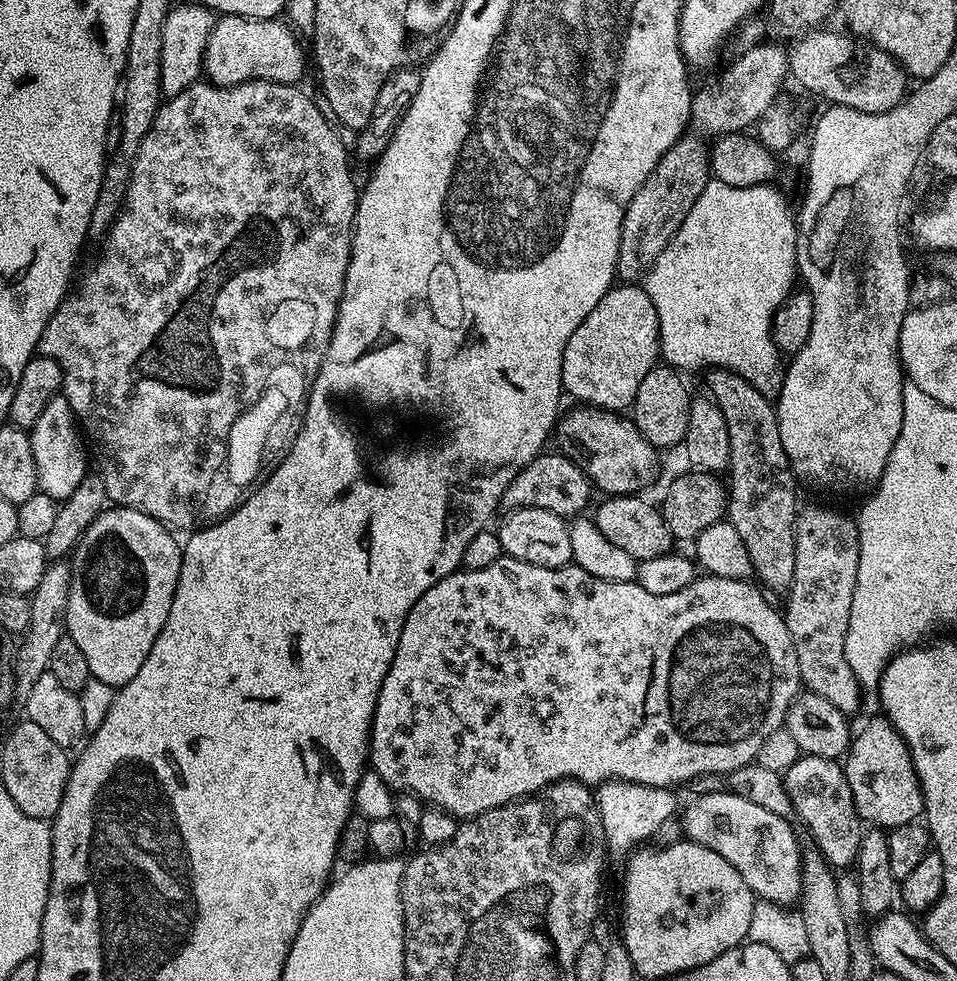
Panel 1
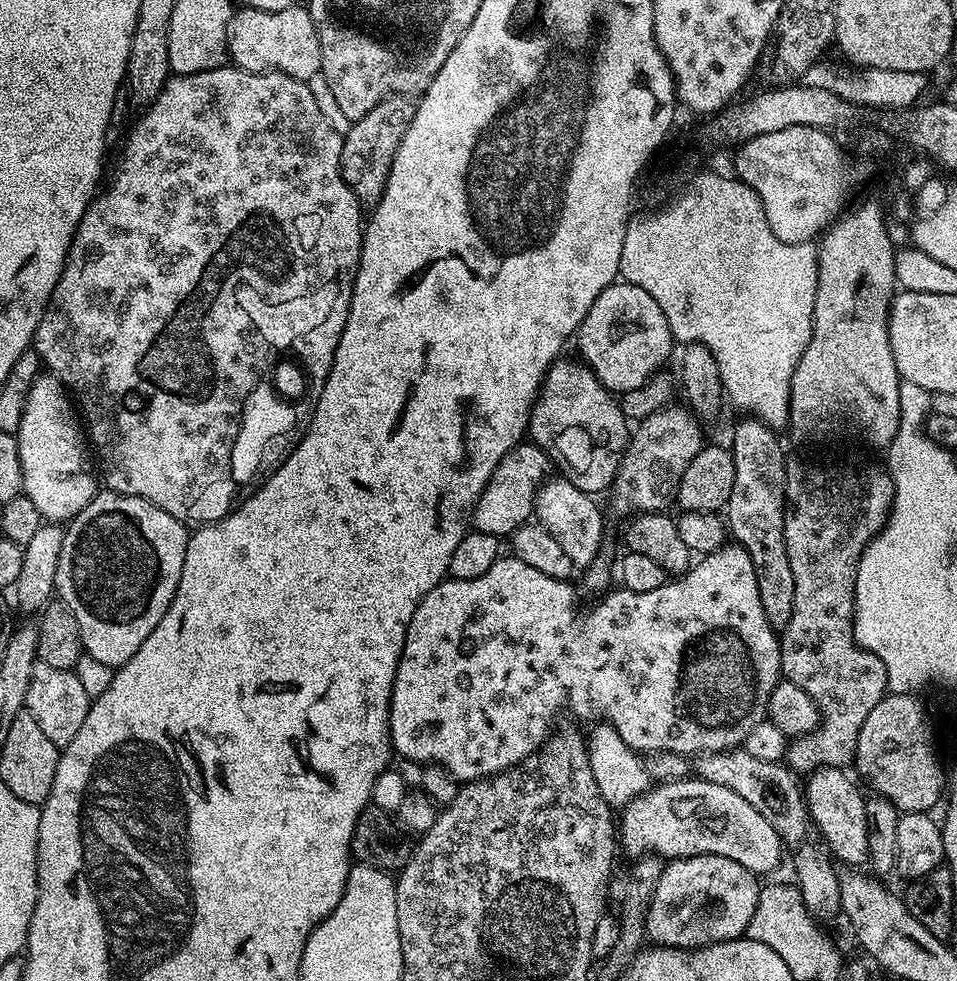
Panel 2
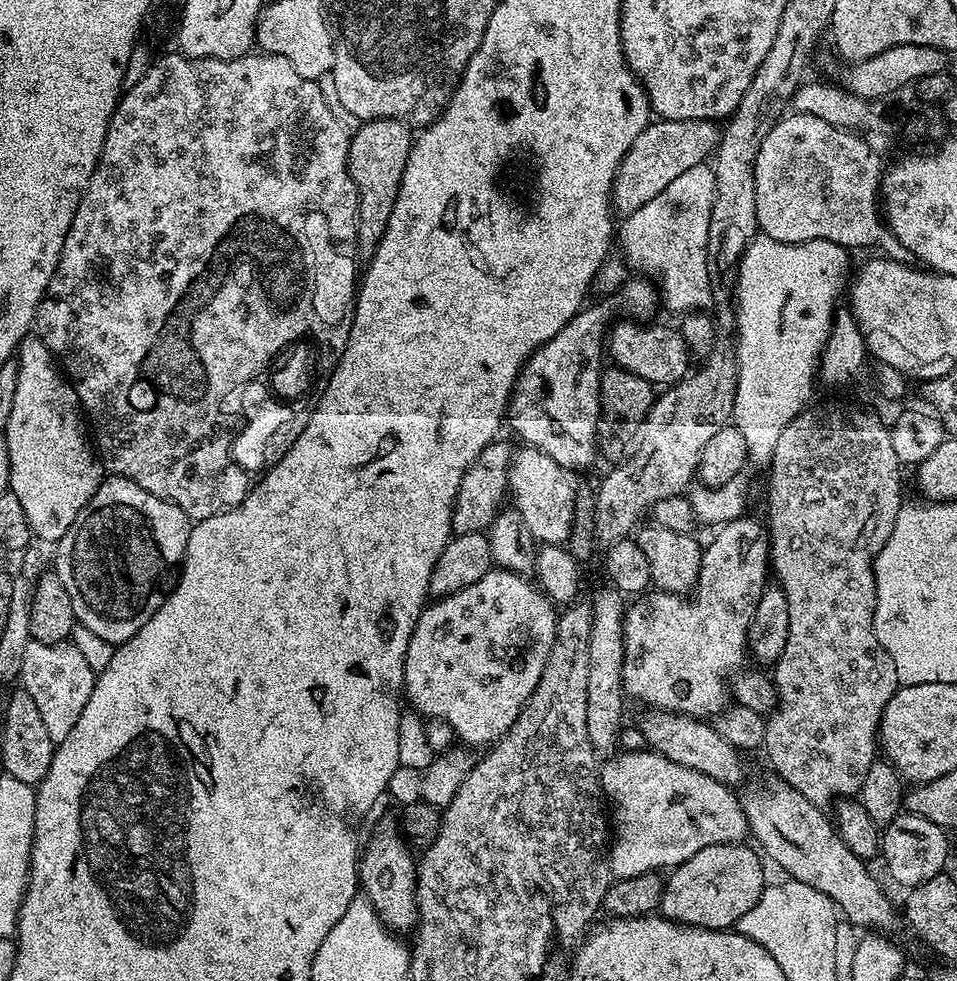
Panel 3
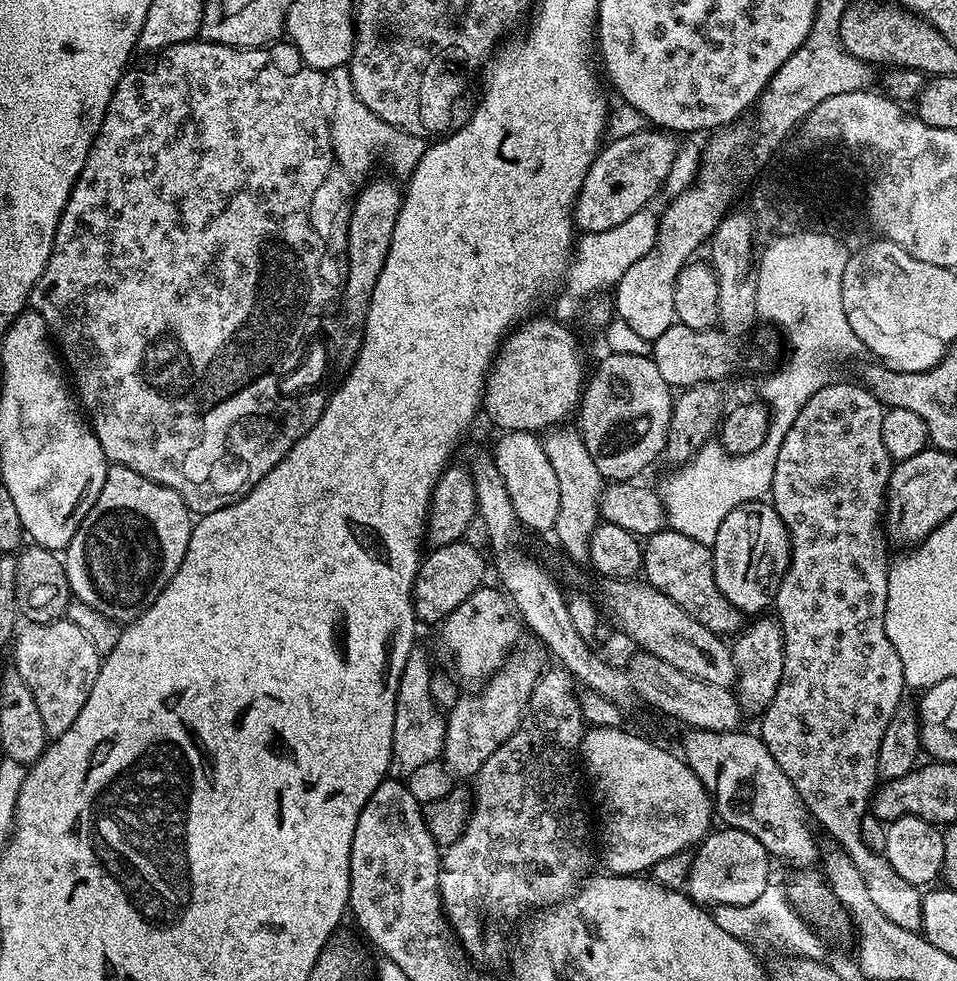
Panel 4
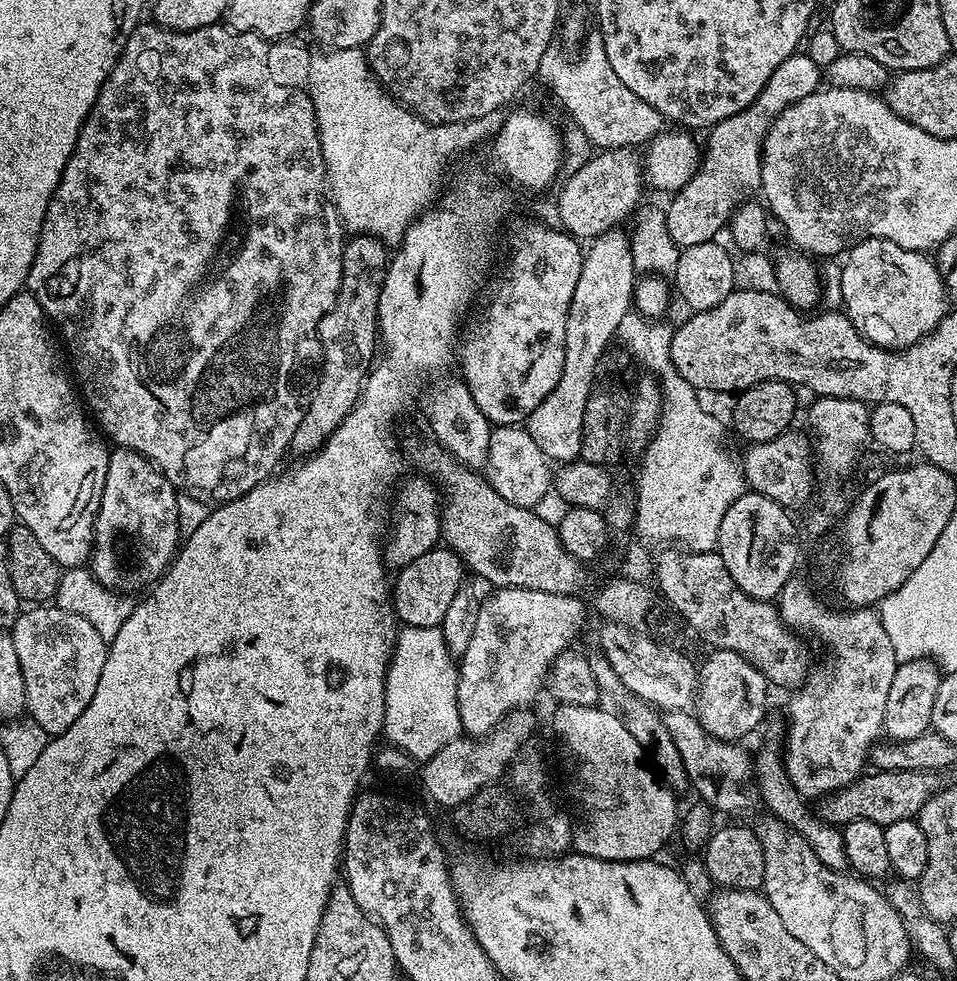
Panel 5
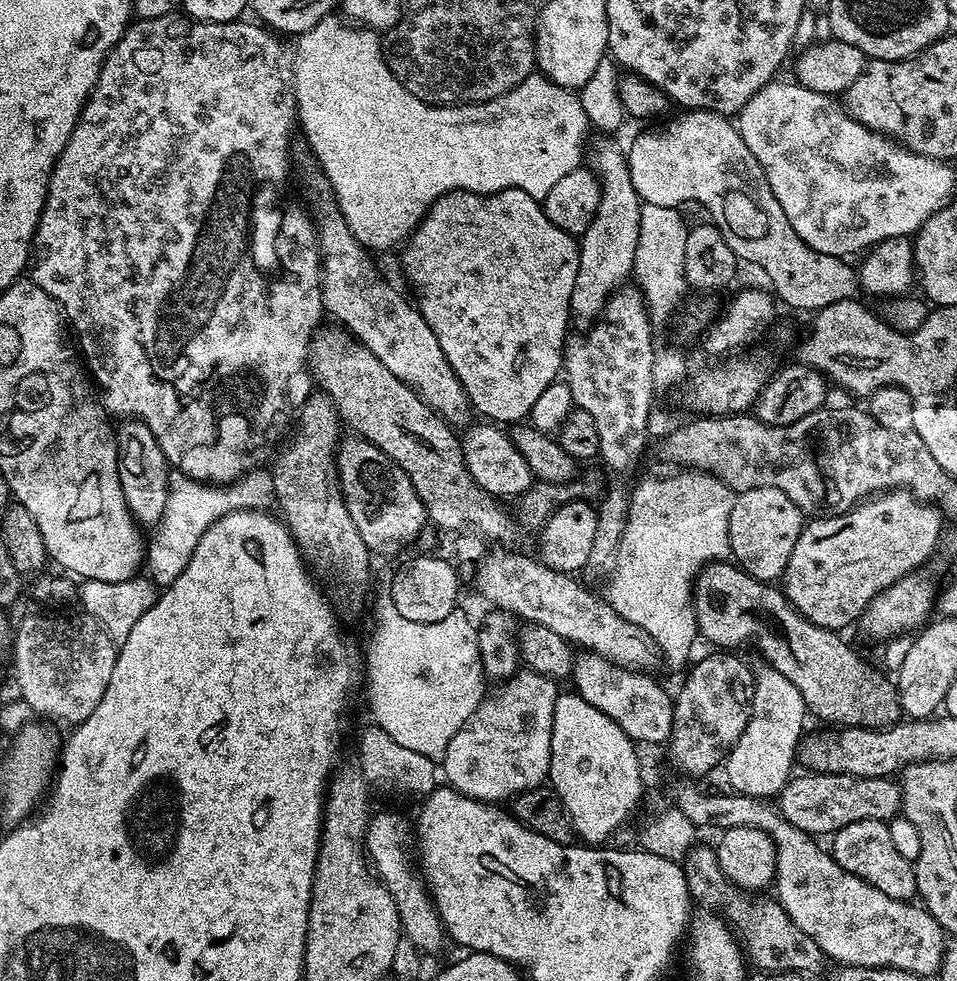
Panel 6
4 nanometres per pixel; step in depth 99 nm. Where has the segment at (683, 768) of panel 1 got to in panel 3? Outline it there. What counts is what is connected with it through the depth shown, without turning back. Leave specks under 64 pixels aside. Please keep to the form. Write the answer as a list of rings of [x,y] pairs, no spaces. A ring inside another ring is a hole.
[[[745,514],[737,520],[731,520],[728,524],[719,525],[716,537],[701,551],[700,554],[700,573],[696,579],[696,587],[691,593],[690,598],[676,596],[672,592],[662,592],[659,590],[649,591],[627,605],[624,613],[624,679],[622,681],[624,691],[629,697],[632,696],[640,704],[648,704],[649,709],[662,712],[682,712],[686,716],[695,718],[716,718],[725,711],[726,703],[730,696],[729,680],[730,677],[741,671],[745,667],[744,659],[749,659],[748,650],[748,627],[754,618],[754,610],[758,606],[758,598],[762,598],[765,588],[769,587],[768,572],[770,576],[770,541],[765,525],[756,520],[751,520],[751,515]],[[491,567],[478,582],[466,586],[449,596],[433,599],[416,619],[414,630],[410,634],[410,646],[406,646],[404,655],[404,691],[403,695],[410,703],[411,711],[427,718],[429,721],[440,719],[442,723],[449,724],[456,731],[456,736],[461,745],[471,746],[473,749],[487,749],[507,735],[514,726],[520,711],[524,709],[524,703],[534,694],[538,686],[538,680],[542,678],[542,670],[546,666],[546,658],[552,649],[552,642],[556,639],[557,609],[551,600],[540,591],[539,587],[529,577],[520,576],[517,572],[511,572],[505,568]]]

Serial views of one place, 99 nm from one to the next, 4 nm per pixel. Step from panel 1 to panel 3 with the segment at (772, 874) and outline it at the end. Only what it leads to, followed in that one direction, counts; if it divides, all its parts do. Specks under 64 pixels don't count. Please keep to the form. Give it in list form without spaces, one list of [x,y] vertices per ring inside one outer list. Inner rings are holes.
[[[643,750],[637,752],[619,751],[615,756],[609,757],[608,761],[599,765],[600,770],[600,789],[605,797],[610,801],[610,851],[608,854],[608,865],[612,867],[612,875],[616,880],[624,880],[634,878],[636,875],[644,875],[647,872],[659,873],[662,868],[671,870],[679,866],[682,862],[686,862],[690,858],[694,858],[694,854],[698,854],[698,850],[706,850],[706,846],[714,846],[715,844],[738,844],[741,843],[749,835],[748,819],[740,805],[740,799],[729,785],[718,782],[714,778],[710,778],[706,774],[702,774],[698,770],[690,770],[686,766],[678,766],[678,762],[670,762],[670,758],[666,758],[662,754],[651,750]]]

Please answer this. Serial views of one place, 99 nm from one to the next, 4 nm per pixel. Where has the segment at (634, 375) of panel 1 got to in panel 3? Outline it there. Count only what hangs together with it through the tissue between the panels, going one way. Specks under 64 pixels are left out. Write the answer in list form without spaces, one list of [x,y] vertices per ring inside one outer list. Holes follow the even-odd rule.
[[[631,318],[621,321],[621,324],[613,323],[606,336],[606,352],[615,367],[638,374],[638,378],[653,386],[671,386],[689,375],[690,349],[675,327],[652,324],[656,322],[637,322]]]

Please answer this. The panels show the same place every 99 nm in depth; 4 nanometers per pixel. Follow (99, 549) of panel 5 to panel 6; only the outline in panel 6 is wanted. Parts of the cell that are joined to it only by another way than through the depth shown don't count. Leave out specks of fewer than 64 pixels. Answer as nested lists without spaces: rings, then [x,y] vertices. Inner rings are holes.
[[[125,419],[124,424],[115,429],[116,453],[118,454],[118,478],[122,486],[122,494],[126,498],[126,506],[132,511],[137,525],[156,526],[162,518],[166,507],[170,465],[162,454],[162,446],[158,446],[158,438],[150,434],[150,430],[142,421]]]

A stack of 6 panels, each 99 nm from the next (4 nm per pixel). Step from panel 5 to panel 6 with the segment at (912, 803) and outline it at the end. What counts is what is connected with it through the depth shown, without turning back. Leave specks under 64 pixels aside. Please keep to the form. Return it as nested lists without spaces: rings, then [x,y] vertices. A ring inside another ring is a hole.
[[[811,774],[793,775],[787,785],[775,797],[774,804],[780,813],[790,822],[790,826],[798,826],[806,834],[817,838],[831,837],[842,826],[850,826],[850,822],[863,820],[889,821],[901,811],[900,785],[895,779],[858,778],[846,774]]]

